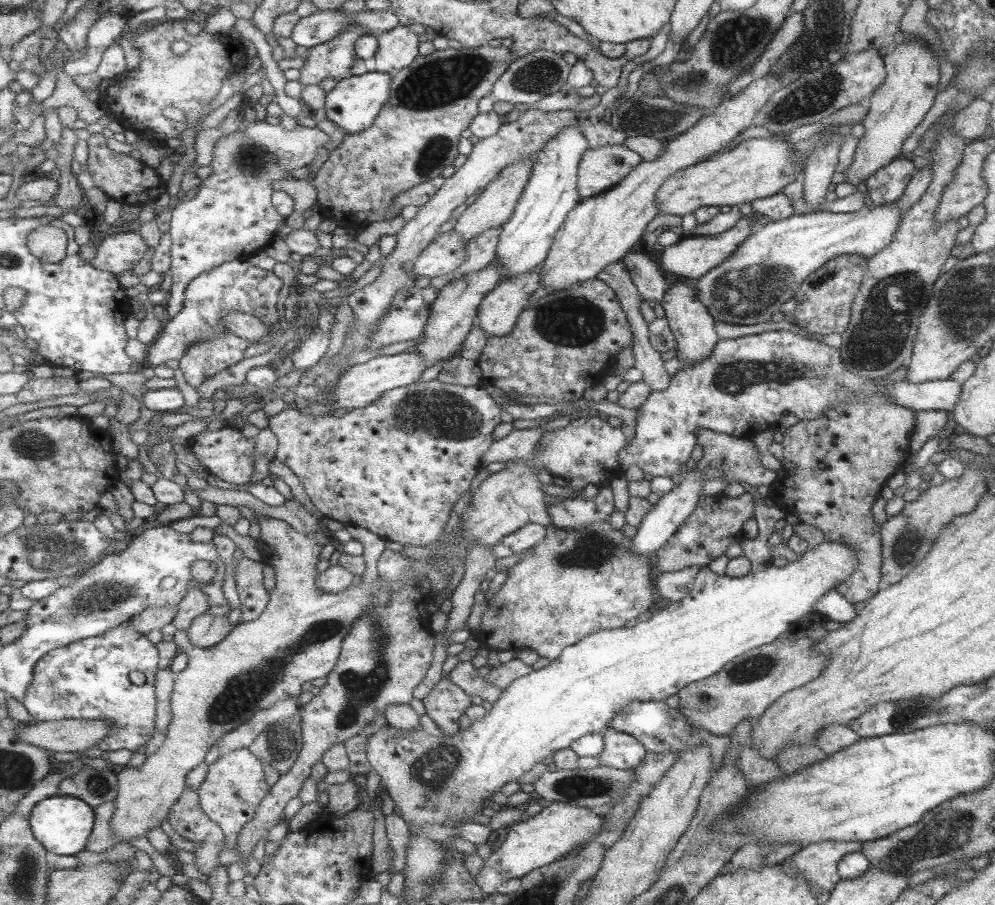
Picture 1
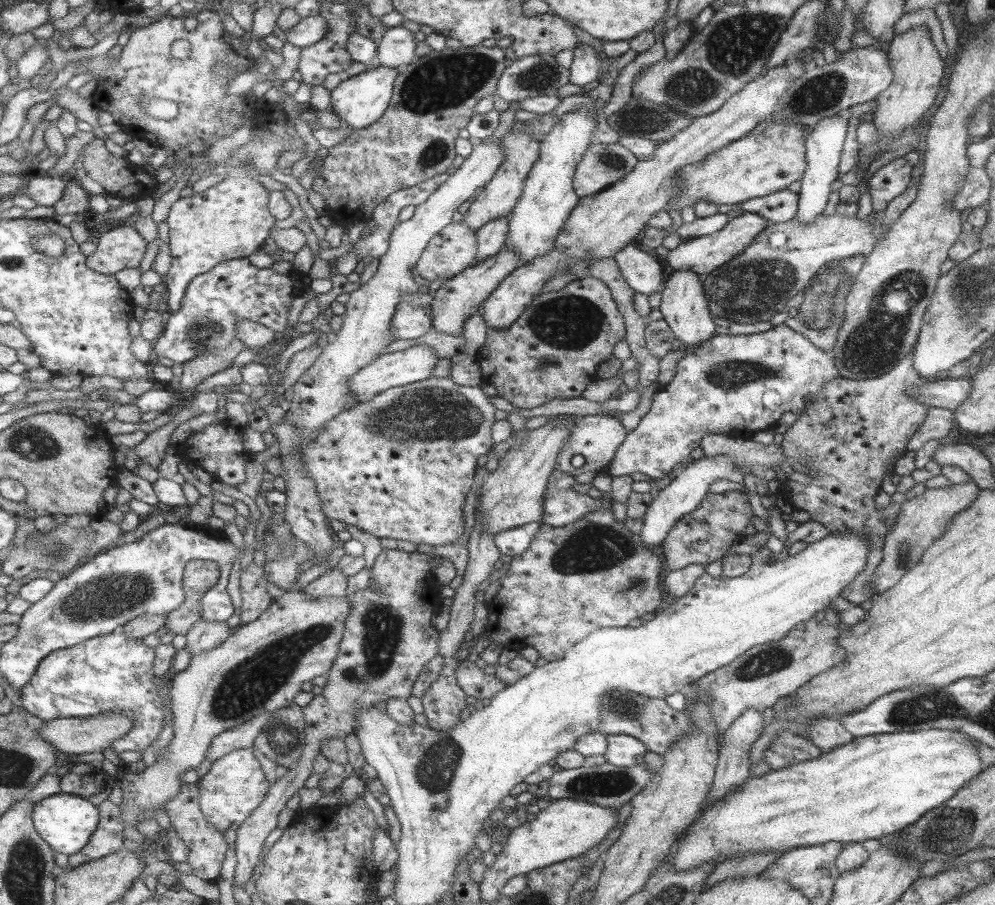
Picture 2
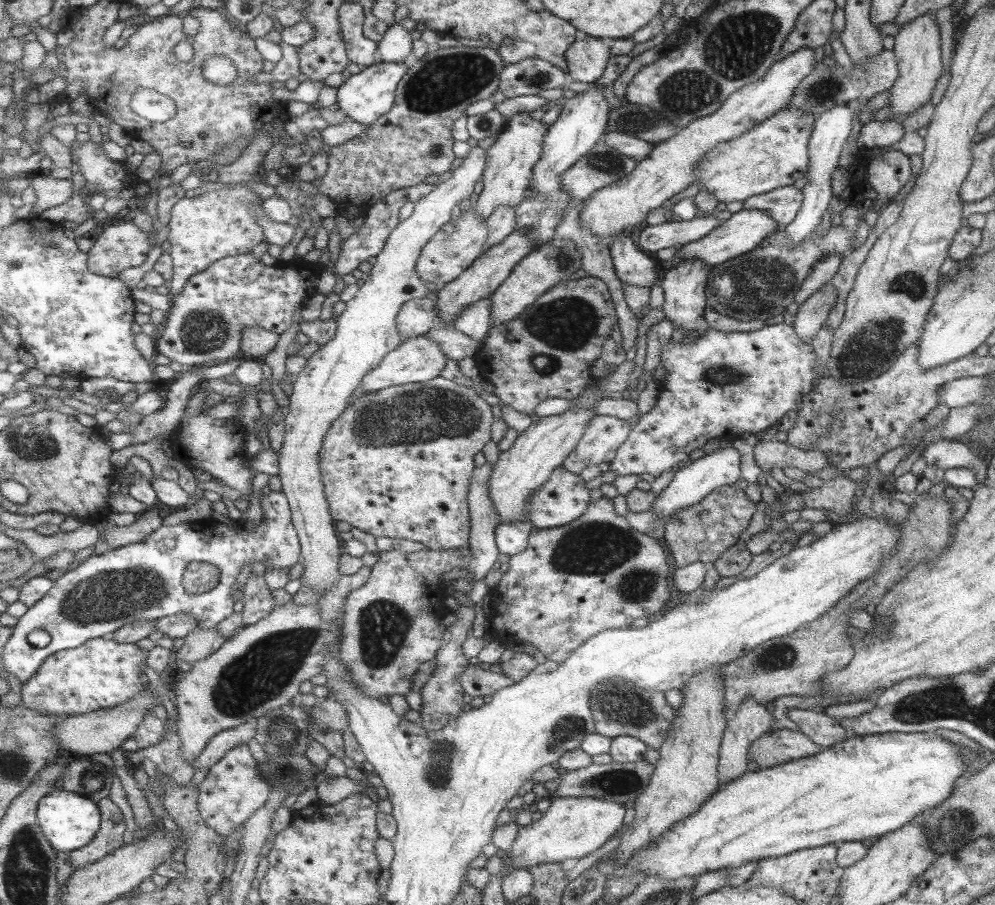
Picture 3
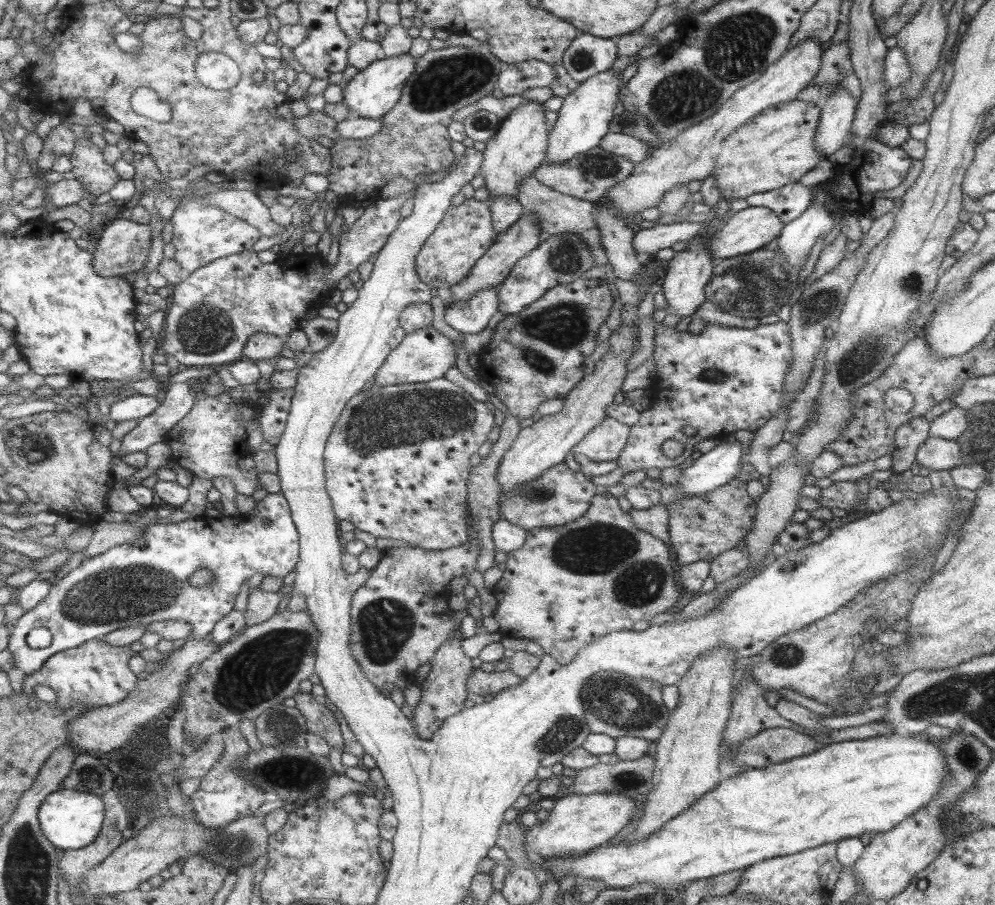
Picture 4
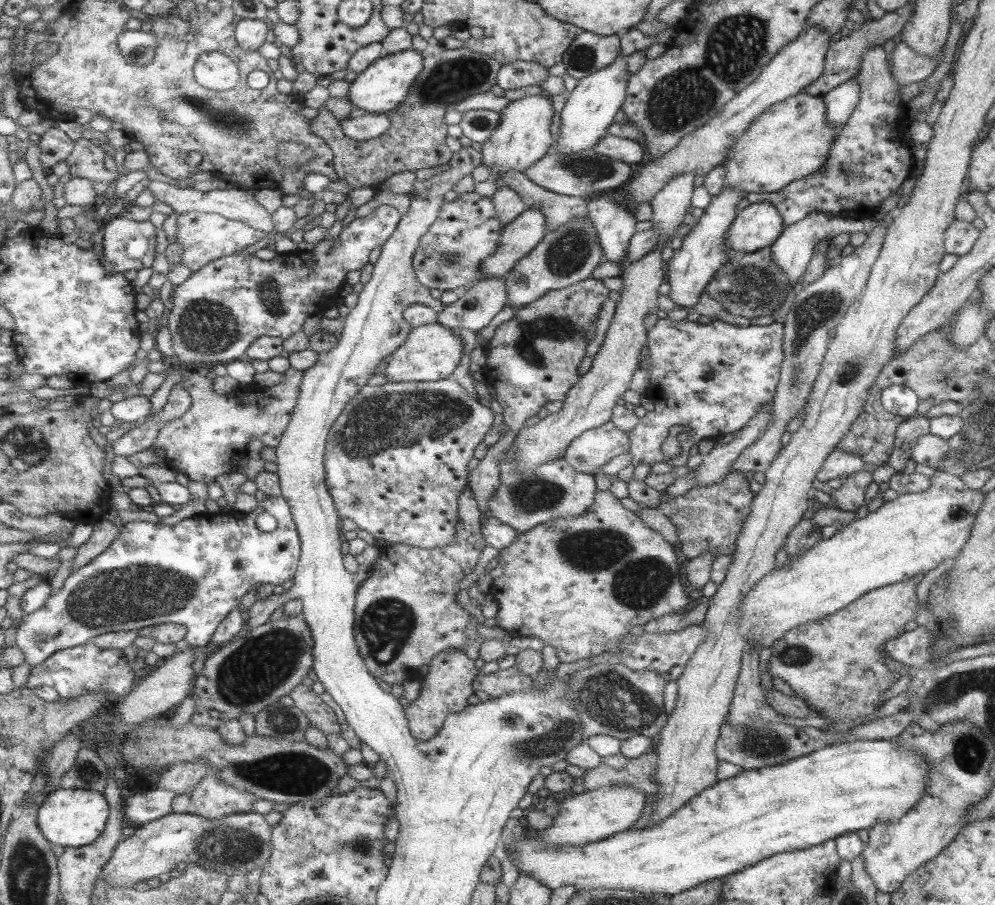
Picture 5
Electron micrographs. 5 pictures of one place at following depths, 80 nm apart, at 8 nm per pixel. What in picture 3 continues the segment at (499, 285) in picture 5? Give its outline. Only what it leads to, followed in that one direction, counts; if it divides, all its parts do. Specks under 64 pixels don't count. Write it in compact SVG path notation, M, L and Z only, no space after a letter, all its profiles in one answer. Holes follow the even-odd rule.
M492 296L471 303L460 312L460 316L454 322L454 328L480 341L489 330L493 316L492 308Z

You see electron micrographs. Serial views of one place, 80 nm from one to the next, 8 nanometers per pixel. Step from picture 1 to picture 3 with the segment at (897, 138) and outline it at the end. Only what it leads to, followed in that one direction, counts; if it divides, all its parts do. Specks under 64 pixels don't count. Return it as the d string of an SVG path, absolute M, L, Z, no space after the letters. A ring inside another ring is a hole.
M927 12L901 27L901 30L895 34L894 38L895 41L891 52L895 54L895 60L897 60L899 77L895 79L893 87L889 89L890 98L887 105L891 107L891 119L886 119L886 122L890 124L900 122L904 118L904 114L917 110L919 106L929 101L930 98L927 98L927 96L931 94L931 90L935 86L935 80L941 76L939 26L935 22L933 12Z

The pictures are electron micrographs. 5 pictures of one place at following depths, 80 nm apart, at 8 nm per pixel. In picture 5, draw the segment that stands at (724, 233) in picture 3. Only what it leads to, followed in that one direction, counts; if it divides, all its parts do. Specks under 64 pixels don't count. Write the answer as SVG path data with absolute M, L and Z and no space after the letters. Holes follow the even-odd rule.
M759 201L748 204L747 207L737 211L735 220L728 228L726 237L728 252L752 253L770 247L783 232L784 227L779 211L770 202Z

